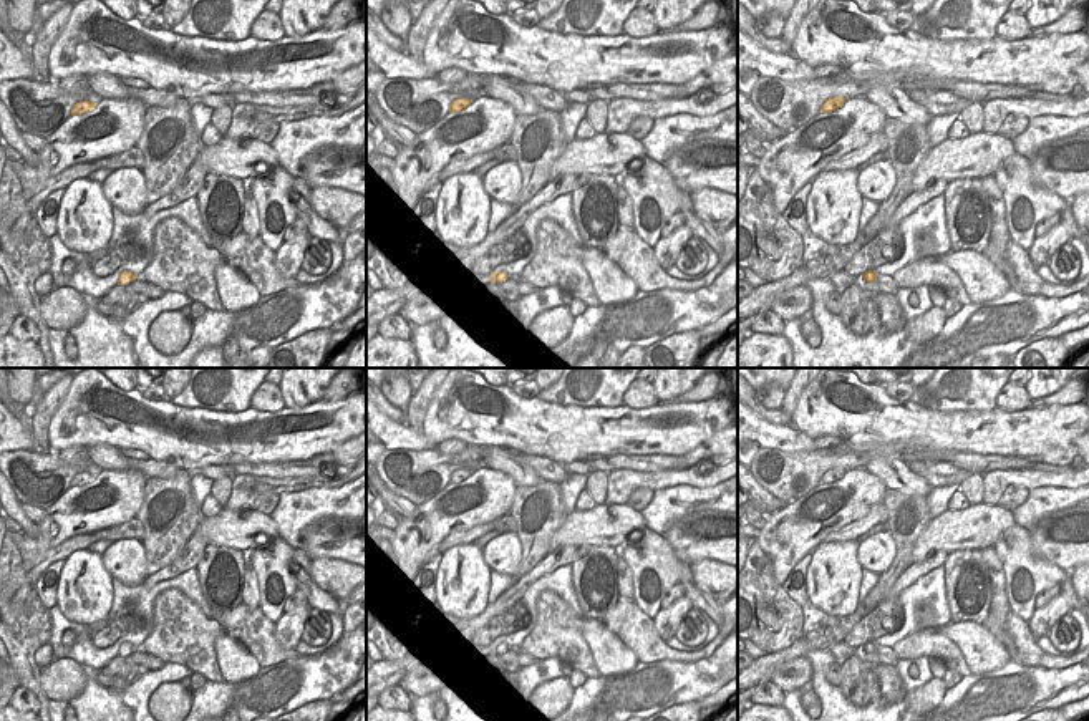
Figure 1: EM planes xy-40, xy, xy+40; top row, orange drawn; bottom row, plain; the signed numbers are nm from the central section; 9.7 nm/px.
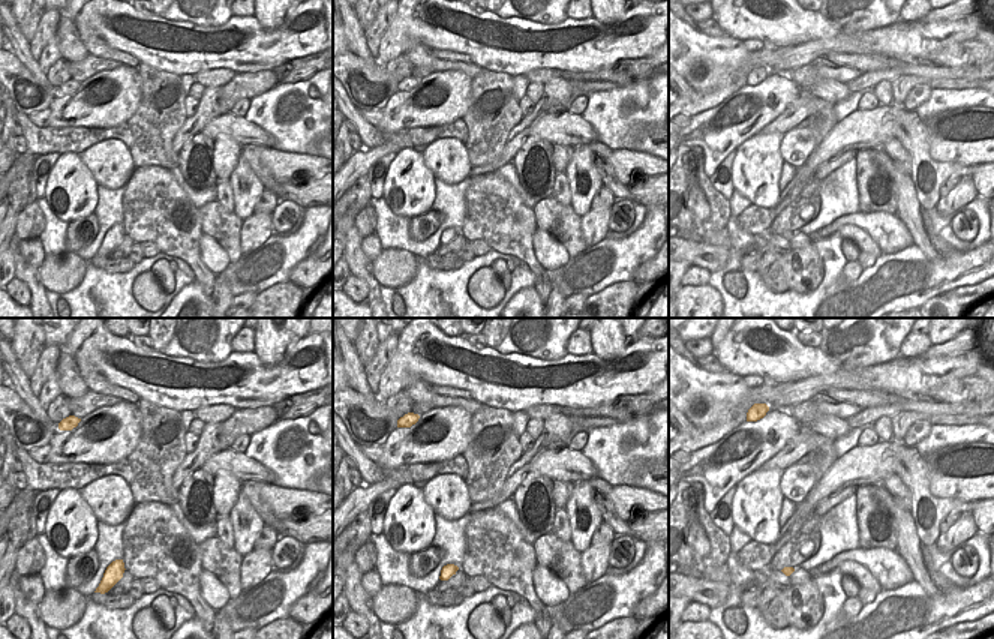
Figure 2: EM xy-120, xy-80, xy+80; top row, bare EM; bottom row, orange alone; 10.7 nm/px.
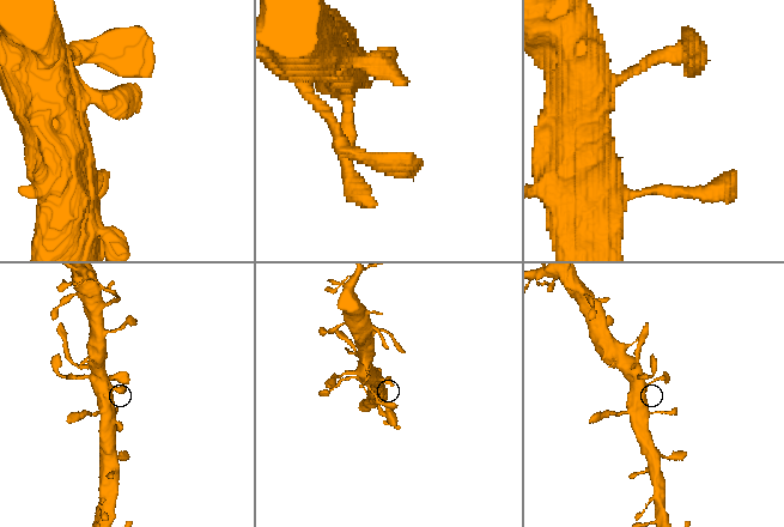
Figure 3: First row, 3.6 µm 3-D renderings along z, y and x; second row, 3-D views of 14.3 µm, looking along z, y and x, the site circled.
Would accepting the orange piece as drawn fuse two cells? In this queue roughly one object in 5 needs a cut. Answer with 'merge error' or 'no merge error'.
no merge error

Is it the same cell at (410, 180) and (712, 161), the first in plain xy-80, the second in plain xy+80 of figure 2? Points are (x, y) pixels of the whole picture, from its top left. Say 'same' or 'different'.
different

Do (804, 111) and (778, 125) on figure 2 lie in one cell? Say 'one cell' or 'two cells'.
one cell

